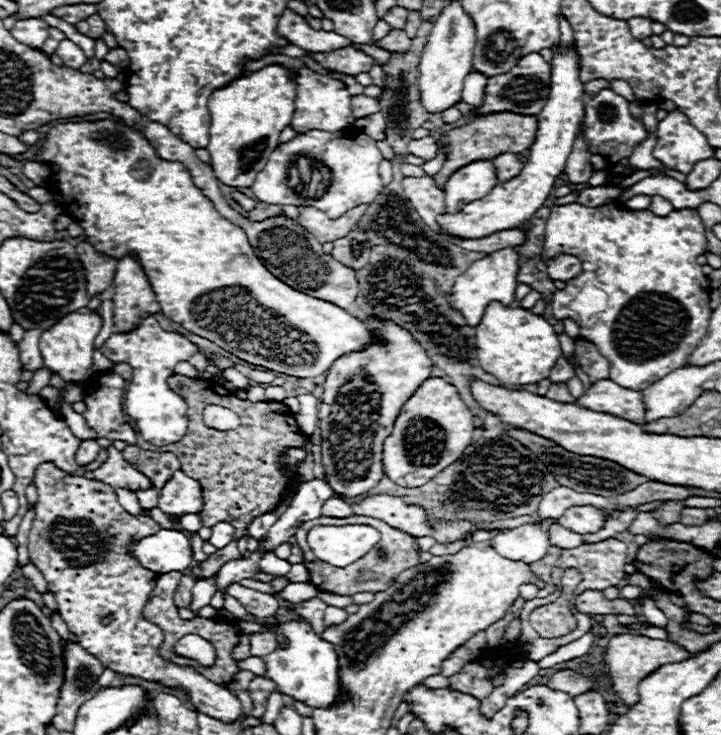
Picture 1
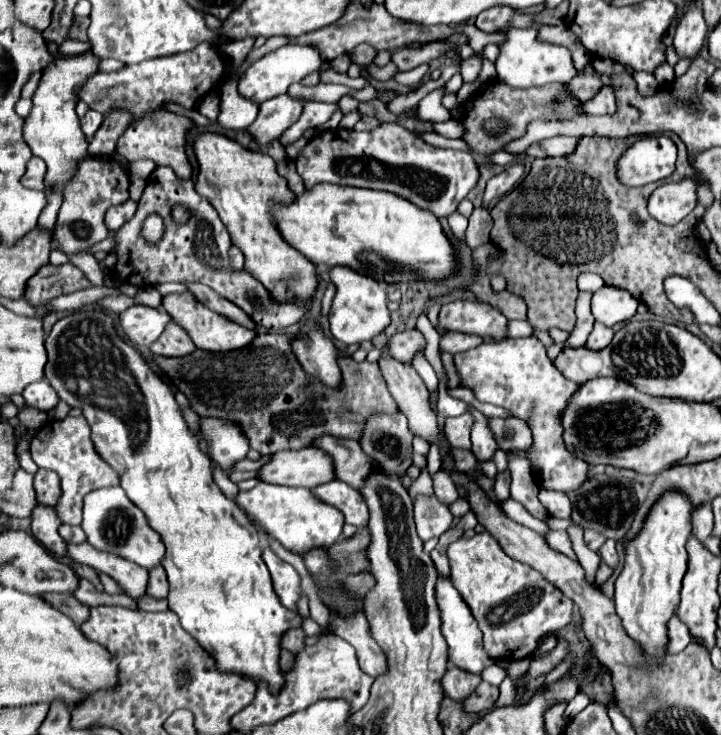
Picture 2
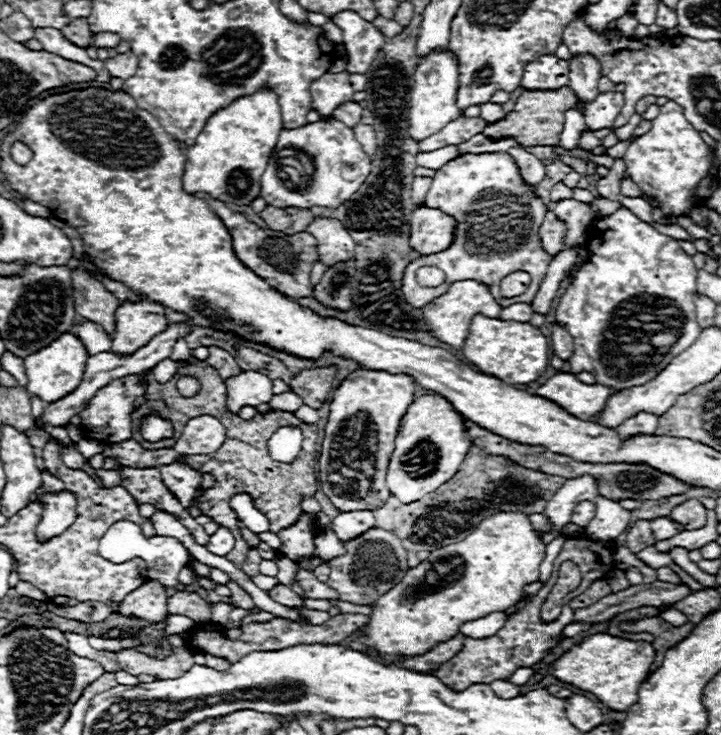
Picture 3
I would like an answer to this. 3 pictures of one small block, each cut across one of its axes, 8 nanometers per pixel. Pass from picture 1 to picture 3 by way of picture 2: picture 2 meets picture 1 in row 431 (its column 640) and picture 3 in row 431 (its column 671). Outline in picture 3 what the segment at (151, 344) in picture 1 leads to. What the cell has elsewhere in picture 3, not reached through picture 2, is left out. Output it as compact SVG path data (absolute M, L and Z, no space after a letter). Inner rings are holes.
M152 412L152 414L142 418L140 434L148 442L158 442L158 440L164 440L164 438L172 438L174 436L174 426L172 426L170 420L162 418L158 412Z

